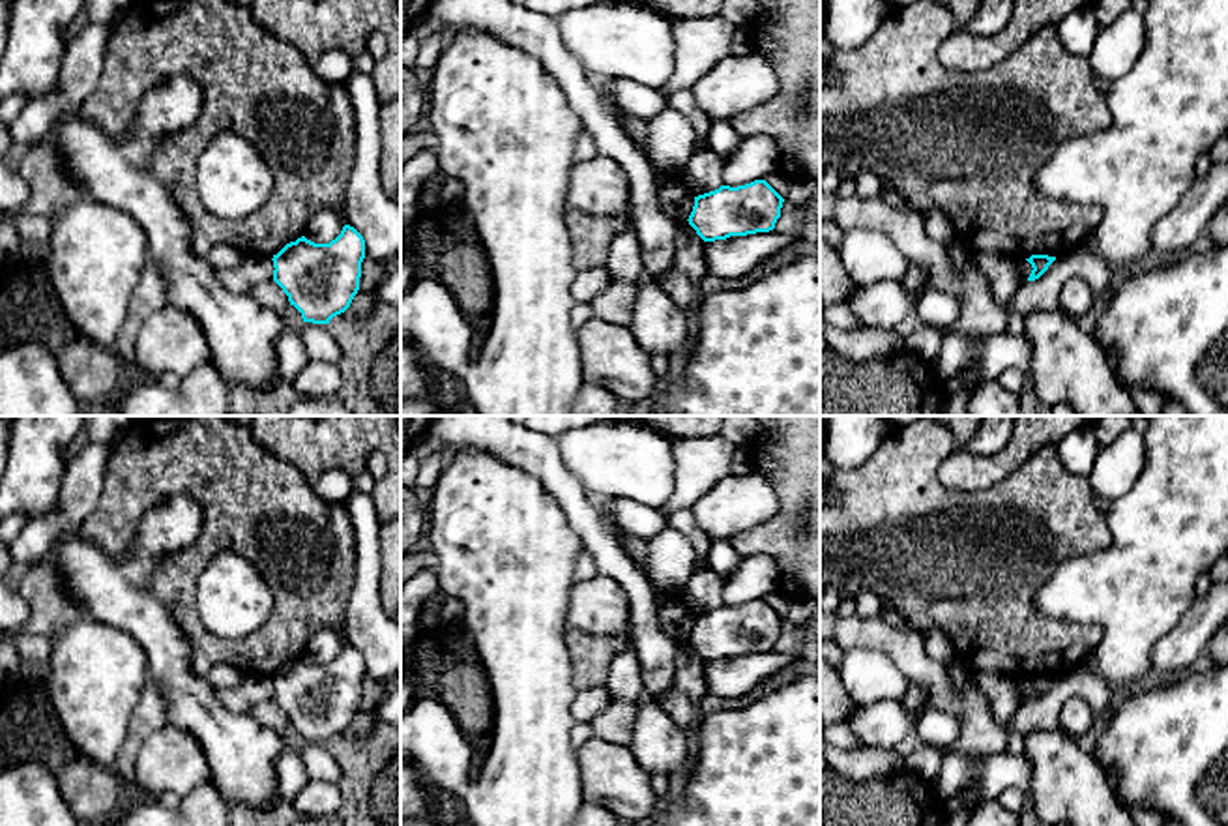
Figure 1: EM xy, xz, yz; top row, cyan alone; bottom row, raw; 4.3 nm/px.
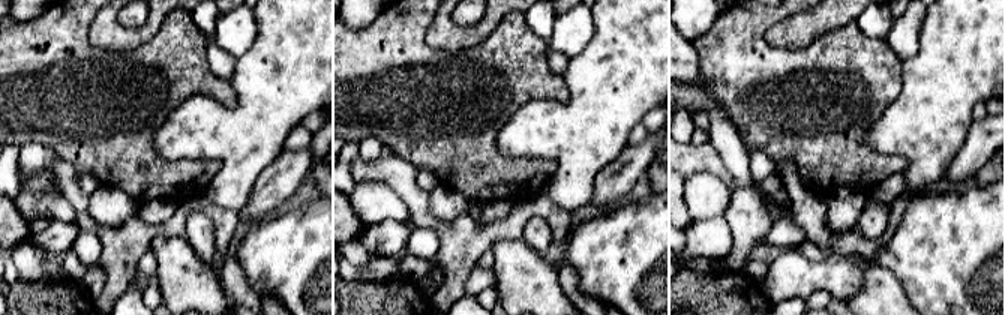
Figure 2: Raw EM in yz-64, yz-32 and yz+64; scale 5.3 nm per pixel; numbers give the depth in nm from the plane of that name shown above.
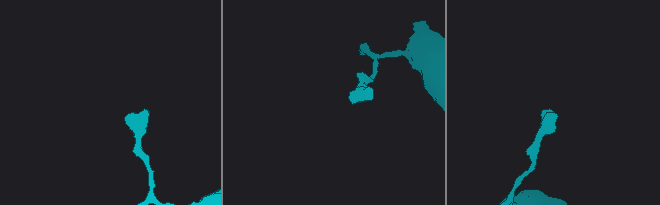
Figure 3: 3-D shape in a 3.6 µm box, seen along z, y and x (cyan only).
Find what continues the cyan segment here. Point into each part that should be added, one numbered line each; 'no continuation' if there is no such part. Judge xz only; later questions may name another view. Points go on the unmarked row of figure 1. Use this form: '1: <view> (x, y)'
no continuation

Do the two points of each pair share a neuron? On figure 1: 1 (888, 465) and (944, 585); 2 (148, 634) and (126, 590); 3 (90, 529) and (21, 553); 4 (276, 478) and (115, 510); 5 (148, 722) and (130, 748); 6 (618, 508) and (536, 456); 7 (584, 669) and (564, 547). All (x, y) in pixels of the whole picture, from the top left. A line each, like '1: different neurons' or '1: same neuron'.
1: same neuron
2: same neuron
3: different neurons
4: same neuron
5: same neuron
6: different neurons
7: different neurons

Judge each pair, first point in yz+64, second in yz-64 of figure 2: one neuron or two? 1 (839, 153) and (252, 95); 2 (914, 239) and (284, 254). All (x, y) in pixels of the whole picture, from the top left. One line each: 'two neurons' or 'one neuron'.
1: two neurons
2: one neuron

